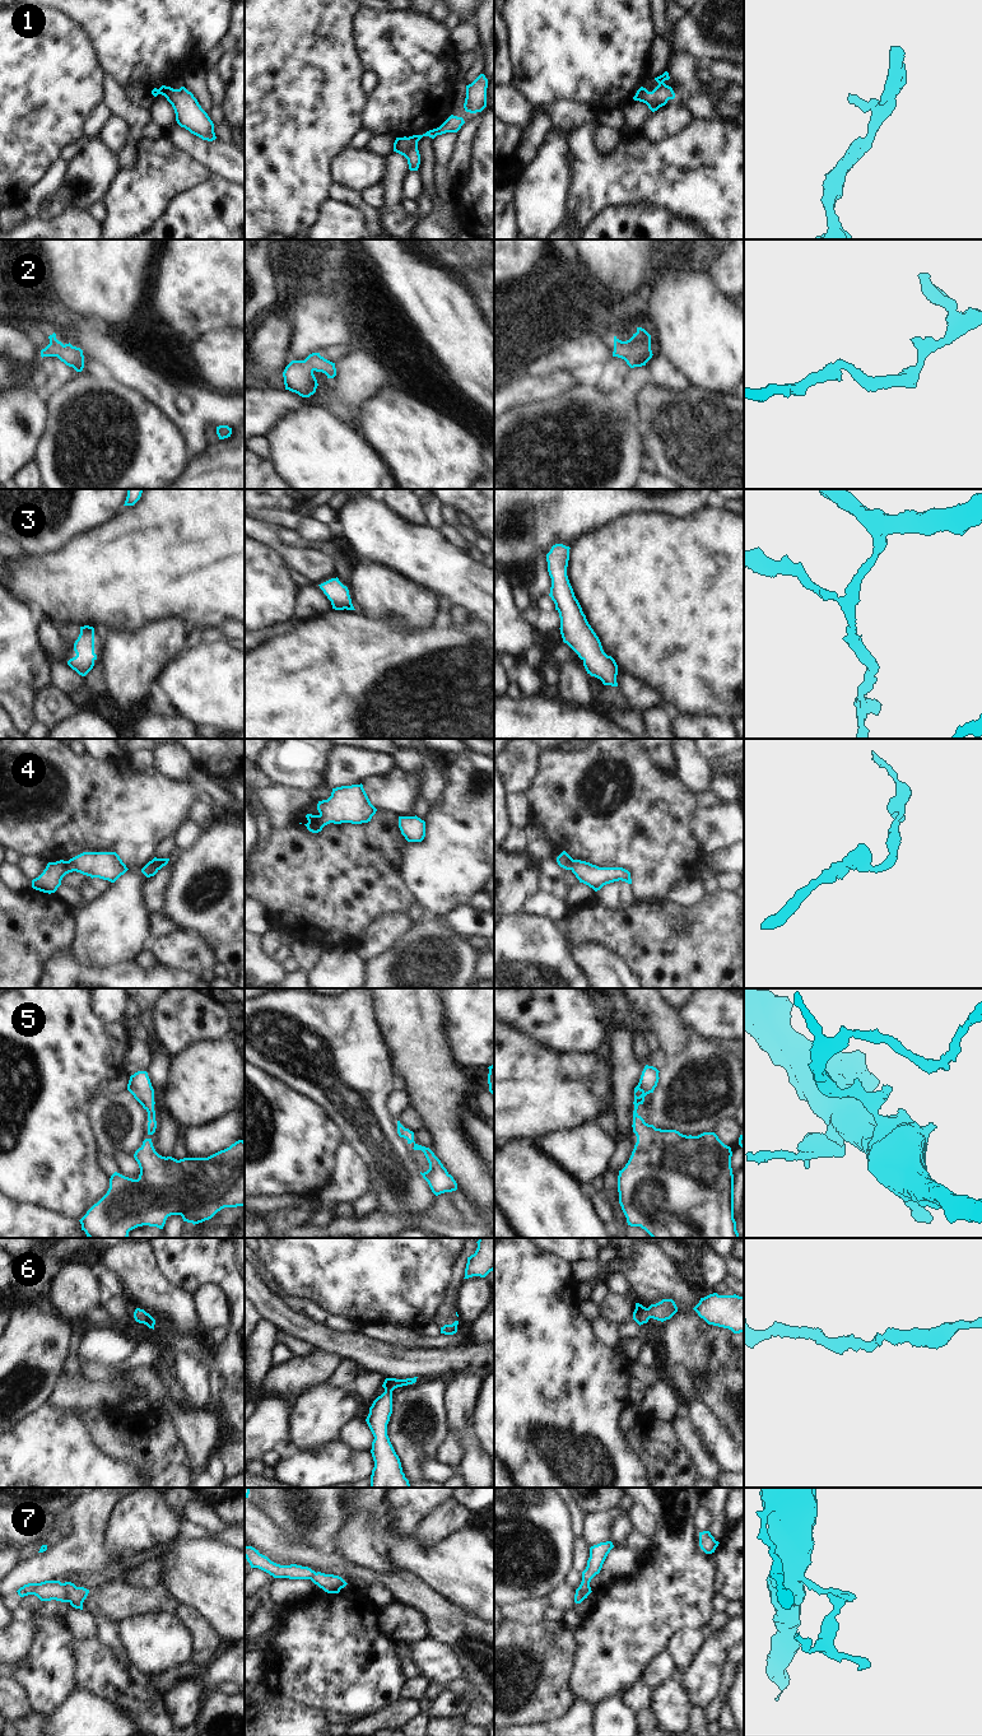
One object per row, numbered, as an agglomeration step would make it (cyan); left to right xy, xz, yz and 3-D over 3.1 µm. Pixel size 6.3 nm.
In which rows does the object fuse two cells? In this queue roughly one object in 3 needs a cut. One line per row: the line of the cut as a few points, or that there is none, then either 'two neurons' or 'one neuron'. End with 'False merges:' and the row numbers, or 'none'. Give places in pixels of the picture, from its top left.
1: cut none; one neuron
2: cut none; one neuron
3: cut none; one neuron
4: cut none; one neuron
5: cut none; one neuron
6: cut none; one neuron
7: cut xy (63, 1583), (69, 1601); two neurons
False merges: 7

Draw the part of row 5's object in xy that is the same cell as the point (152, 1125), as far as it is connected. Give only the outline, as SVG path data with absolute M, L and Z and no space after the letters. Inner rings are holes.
M138 1071L130 1076L127 1090L148 1112L148 1135L153 1135L157 1128L154 1111L154 1089L146 1071Z

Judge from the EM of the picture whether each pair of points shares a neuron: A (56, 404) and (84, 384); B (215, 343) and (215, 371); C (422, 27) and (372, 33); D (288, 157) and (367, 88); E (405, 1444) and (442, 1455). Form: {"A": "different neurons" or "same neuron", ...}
{"A": "same neuron", "B": "same neuron", "C": "same neuron", "D": "different neurons", "E": "different neurons"}

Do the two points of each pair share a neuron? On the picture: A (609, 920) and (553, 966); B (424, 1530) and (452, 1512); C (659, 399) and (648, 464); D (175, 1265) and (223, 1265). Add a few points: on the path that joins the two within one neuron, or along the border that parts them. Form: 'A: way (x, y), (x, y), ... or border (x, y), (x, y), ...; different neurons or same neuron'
A: border (561, 925), (564, 938), (575, 948); different neurons
B: way (431, 1530), (446, 1517); same neuron
C: border (646, 455), (654, 462), (657, 471); different neurons
D: way (186, 1265), (212, 1265); same neuron

